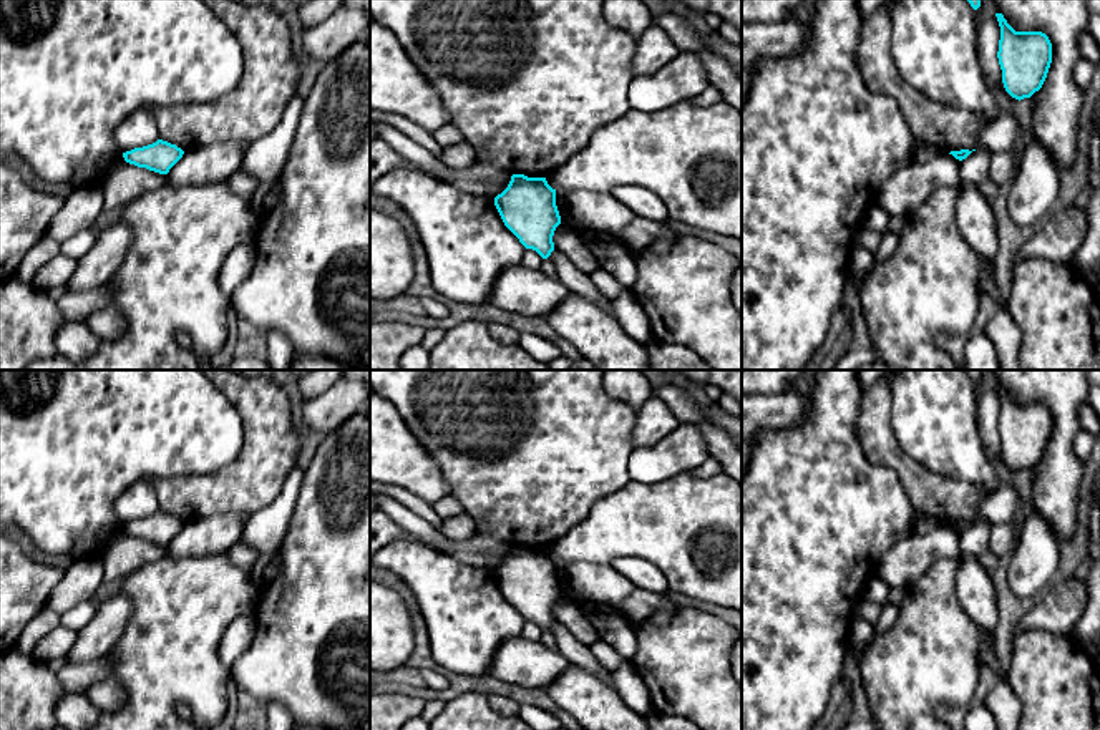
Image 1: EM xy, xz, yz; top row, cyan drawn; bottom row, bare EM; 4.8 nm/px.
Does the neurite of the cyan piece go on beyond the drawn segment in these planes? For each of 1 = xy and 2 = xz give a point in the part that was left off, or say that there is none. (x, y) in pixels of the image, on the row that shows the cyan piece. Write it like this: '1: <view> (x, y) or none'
1: none
2: none

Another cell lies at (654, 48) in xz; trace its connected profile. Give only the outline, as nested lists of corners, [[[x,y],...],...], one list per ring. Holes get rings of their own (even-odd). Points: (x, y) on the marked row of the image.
[[[649,27],[635,38],[635,55],[632,60],[632,75],[647,76],[662,70],[679,56],[680,50],[660,27]]]

